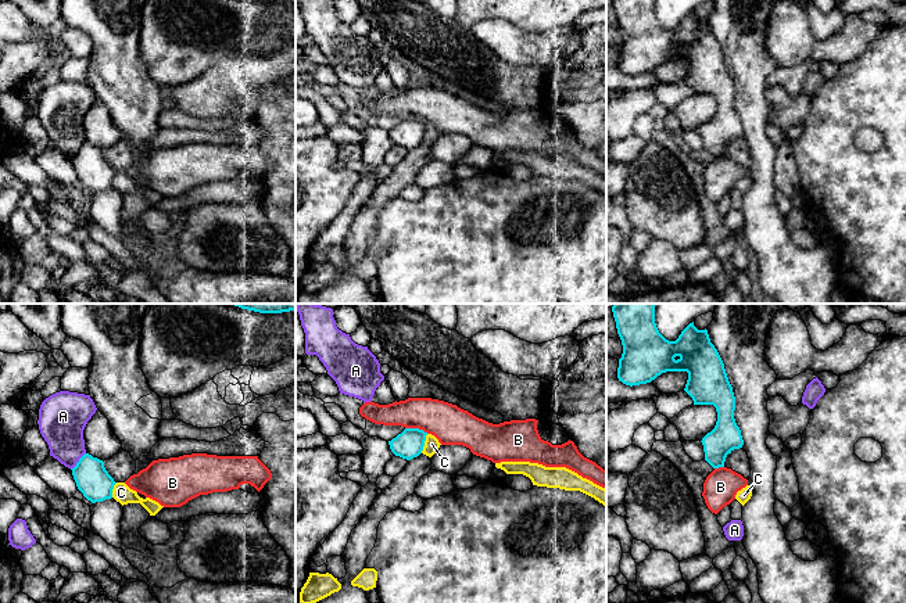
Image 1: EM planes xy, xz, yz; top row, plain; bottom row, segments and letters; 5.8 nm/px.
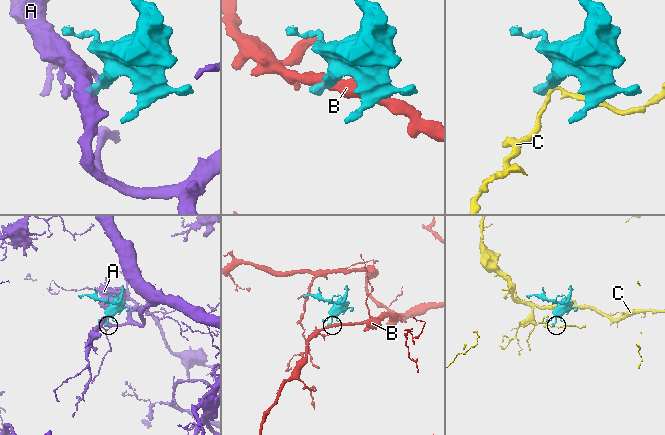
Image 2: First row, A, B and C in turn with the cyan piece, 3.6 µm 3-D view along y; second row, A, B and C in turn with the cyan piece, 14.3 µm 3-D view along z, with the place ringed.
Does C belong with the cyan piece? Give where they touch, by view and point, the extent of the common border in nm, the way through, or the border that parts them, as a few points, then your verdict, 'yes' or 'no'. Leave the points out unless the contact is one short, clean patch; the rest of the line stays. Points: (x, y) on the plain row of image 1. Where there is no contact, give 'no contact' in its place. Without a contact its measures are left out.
contact xz (423, 133); length 120 nm; border xz (428, 124), (421, 142); no

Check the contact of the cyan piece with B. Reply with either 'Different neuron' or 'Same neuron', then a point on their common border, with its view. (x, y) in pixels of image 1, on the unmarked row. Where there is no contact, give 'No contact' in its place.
Different neuron. Touches cyan at xz (416, 118)

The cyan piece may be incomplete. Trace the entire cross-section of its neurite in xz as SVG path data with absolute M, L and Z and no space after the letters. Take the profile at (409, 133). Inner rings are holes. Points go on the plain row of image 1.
M405 118L395 128L388 130L390 139L395 146L411 150L423 140L427 122L419 118Z

